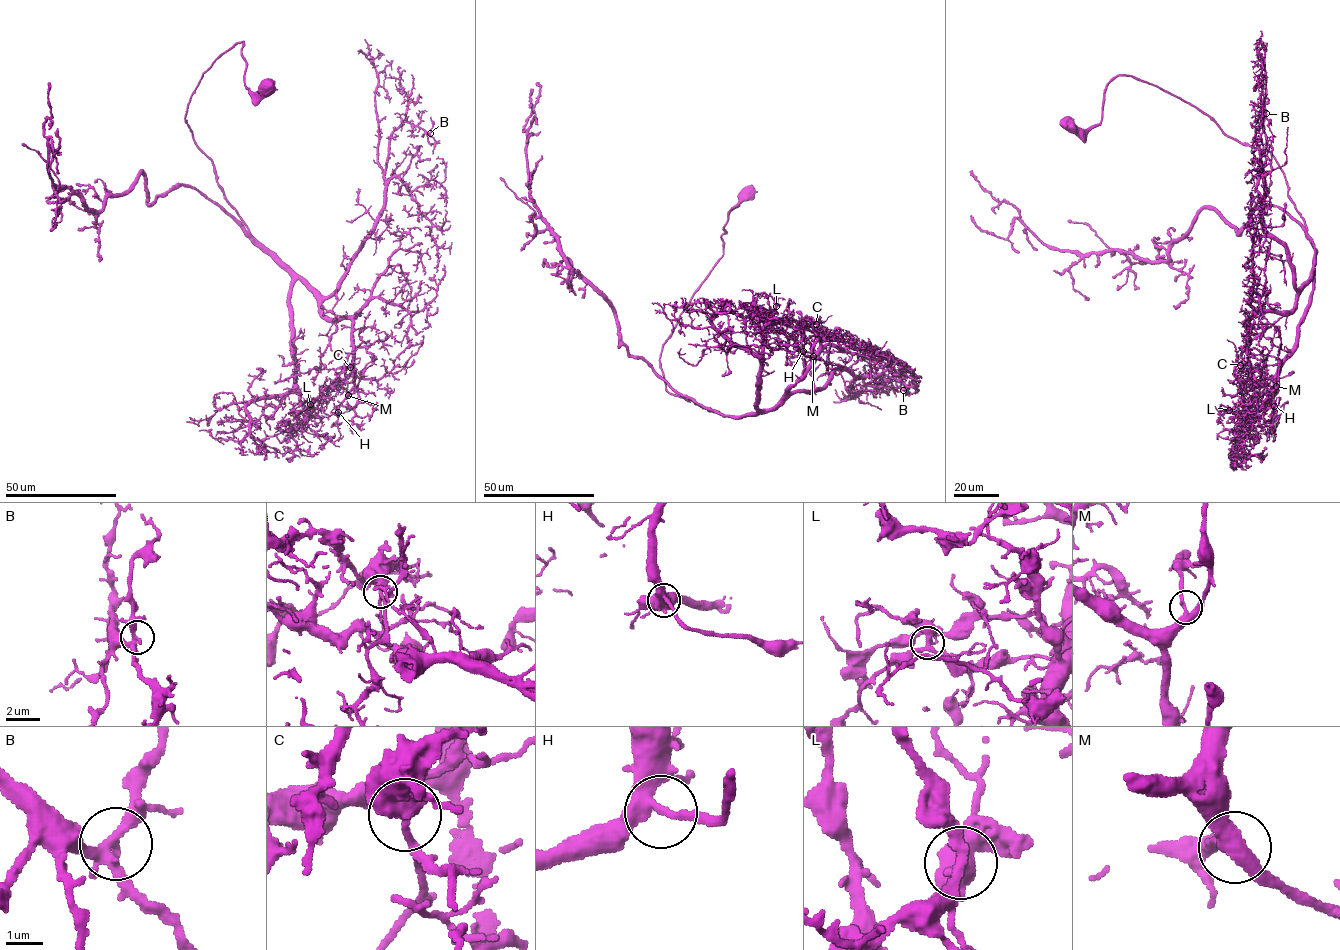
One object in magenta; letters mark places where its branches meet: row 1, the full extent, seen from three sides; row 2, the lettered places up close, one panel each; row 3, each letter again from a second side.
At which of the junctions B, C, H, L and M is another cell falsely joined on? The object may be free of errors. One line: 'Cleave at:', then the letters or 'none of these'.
Cleave at: C

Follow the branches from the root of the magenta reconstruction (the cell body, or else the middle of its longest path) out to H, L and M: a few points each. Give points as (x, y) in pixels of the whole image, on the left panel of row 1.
H: (264, 87), (245, 86), (235, 44), (185, 119), (248, 231), (321, 312), (352, 321), (338, 412)
L: (264, 87), (245, 86), (235, 44), (203, 74), (185, 119), (226, 200), (291, 277), (294, 380), (310, 404)
M: (264, 87), (245, 86), (235, 44), (203, 74), (185, 119), (248, 231), (321, 312), (352, 321), (348, 395)

